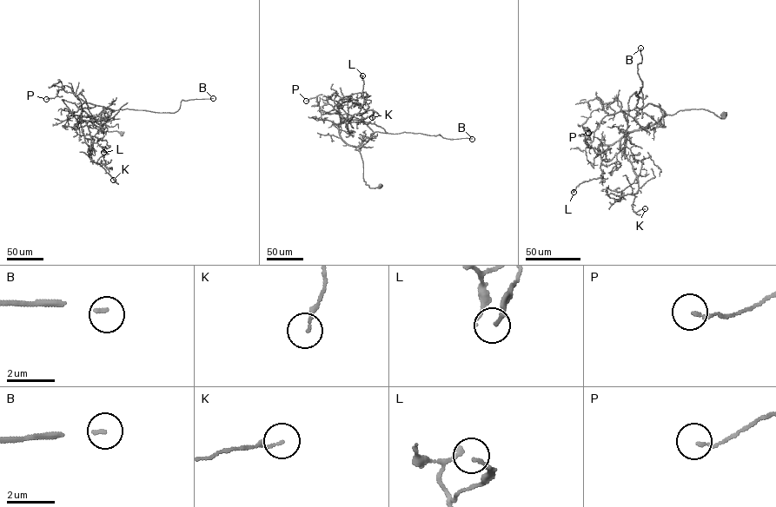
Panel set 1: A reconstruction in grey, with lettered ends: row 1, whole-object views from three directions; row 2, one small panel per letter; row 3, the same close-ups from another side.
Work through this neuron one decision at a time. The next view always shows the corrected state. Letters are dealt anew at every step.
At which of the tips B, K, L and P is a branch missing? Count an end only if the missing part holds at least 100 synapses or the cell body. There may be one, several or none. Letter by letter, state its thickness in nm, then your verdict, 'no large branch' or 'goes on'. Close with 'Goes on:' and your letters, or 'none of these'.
B: 110 nm | goes on
K: 90 nm | no large branch
L: 140 nm | no large branch
P: 110 nm | no large branch
Goes on: B

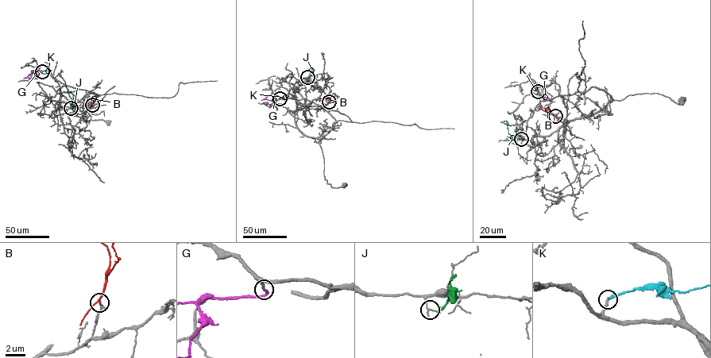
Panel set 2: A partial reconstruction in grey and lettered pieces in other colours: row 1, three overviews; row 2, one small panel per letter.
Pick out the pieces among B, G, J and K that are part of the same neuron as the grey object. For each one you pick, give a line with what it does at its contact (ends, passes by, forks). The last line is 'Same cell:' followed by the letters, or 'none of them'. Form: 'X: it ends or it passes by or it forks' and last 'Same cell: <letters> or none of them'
B: it passes by
G: it ends
Same cell: B, G

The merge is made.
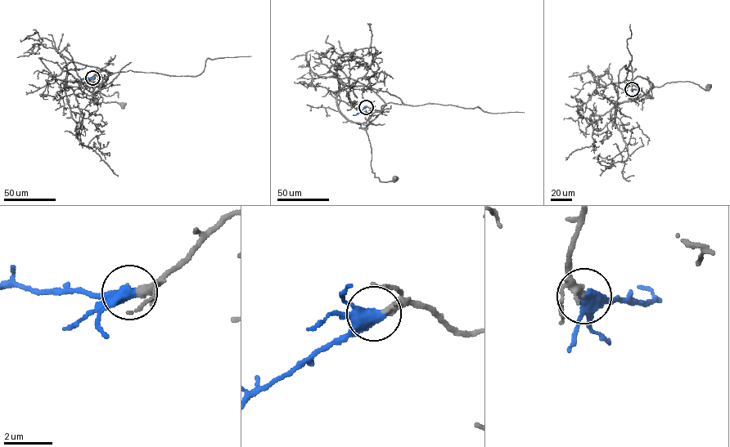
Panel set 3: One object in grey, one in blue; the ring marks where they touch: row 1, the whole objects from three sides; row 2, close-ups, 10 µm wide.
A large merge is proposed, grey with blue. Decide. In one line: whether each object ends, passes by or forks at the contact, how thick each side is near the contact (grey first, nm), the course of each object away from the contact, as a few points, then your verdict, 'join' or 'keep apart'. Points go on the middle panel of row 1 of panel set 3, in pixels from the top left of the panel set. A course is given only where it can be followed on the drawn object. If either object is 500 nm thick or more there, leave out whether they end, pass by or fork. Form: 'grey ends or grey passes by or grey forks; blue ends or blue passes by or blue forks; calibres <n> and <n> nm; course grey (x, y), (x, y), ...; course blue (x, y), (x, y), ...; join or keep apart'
grey ends; blue forks; calibres 200 and 360 nm; course grey (366, 107), (371, 108), (371, 116), (363, 122), (356, 122), (367, 134), (371, 172), (380, 181), (394, 178); course blue (366, 107), (353, 114); join

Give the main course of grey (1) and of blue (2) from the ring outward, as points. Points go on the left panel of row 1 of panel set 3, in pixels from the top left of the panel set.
1: (92, 78), (97, 74), (98, 82), (92, 91), (88, 91), (83, 83), (97, 82), (103, 101), (122, 105)
2: (92, 78), (79, 78)

